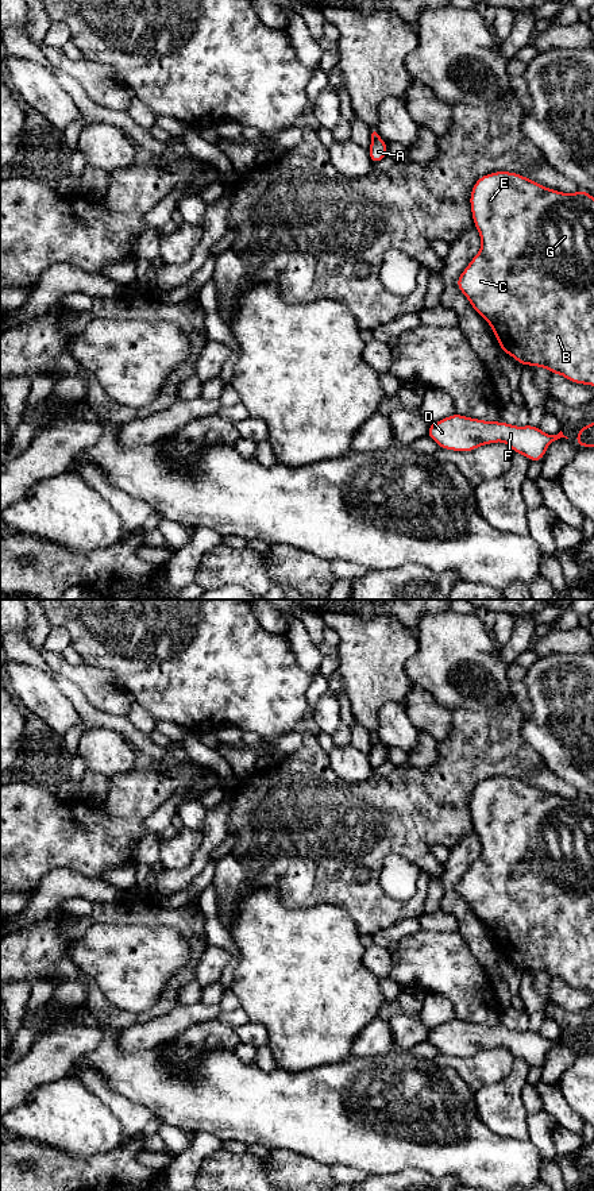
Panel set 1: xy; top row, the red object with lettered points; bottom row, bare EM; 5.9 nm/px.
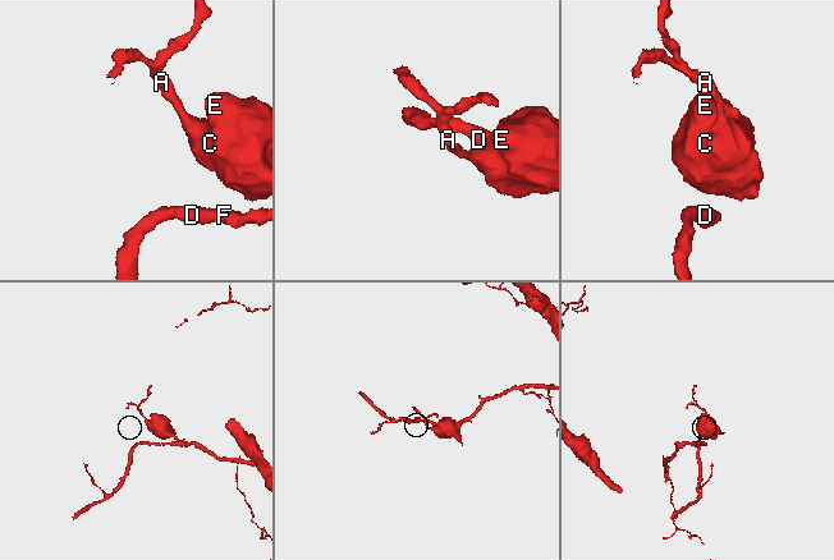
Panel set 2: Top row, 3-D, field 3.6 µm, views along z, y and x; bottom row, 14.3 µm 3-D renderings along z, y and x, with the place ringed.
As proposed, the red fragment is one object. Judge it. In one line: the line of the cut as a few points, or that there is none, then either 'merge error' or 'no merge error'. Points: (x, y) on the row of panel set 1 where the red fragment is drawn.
cut xy (380, 137), (371, 139); merge error

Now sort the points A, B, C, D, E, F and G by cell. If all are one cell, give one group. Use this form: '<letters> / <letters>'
A / B C D E F G

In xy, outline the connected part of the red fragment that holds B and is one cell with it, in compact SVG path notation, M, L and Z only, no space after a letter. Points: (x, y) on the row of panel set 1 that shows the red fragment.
M518 173L479 177L470 207L482 246L456 281L458 289L493 328L501 351L521 366L545 367L574 383L594 386L594 197L578 189L567 194Z

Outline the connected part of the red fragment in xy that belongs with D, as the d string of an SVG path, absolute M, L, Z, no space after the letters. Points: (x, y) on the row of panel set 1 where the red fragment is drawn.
M459 413L429 424L427 435L437 443L439 448L462 452L505 442L516 454L522 454L531 462L540 462L552 442L560 438L568 439L562 431L558 435L548 435L529 424L516 427L504 421L485 421Z

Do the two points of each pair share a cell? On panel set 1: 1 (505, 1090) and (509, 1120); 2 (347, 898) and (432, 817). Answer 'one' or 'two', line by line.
1: one
2: one

